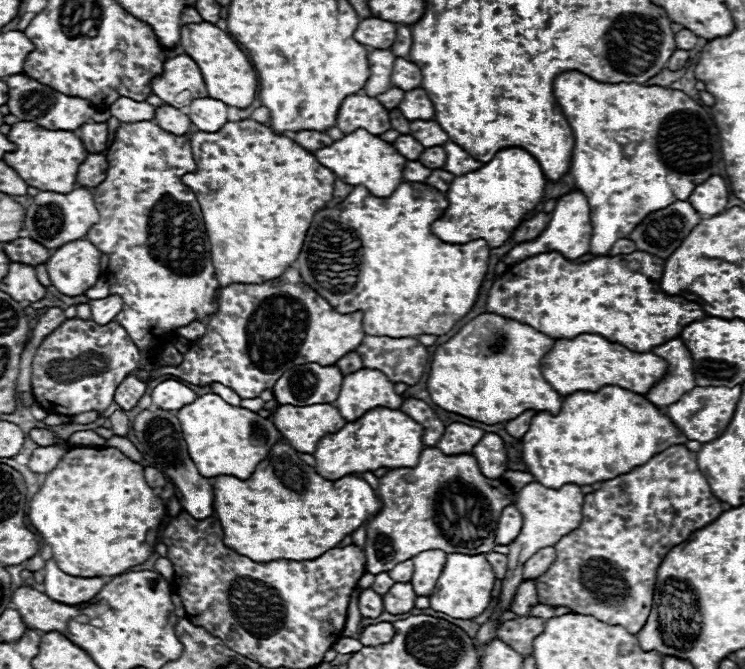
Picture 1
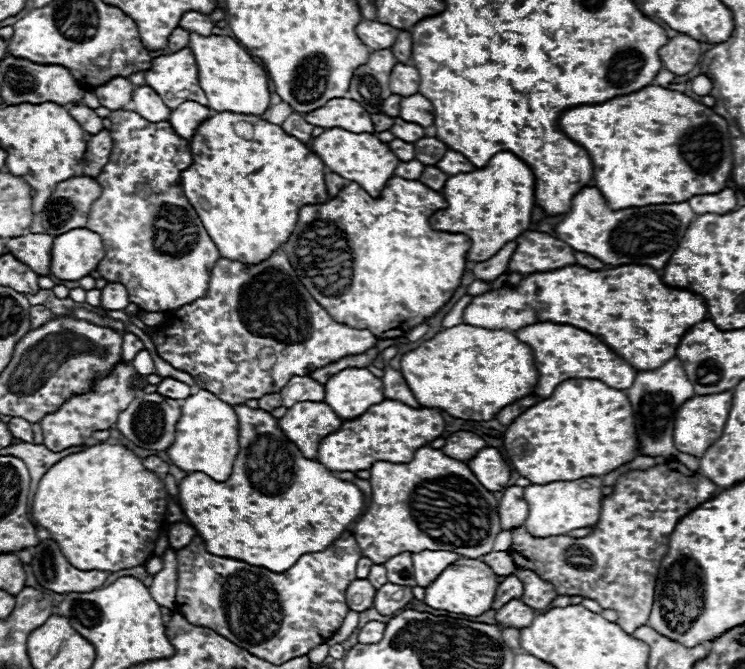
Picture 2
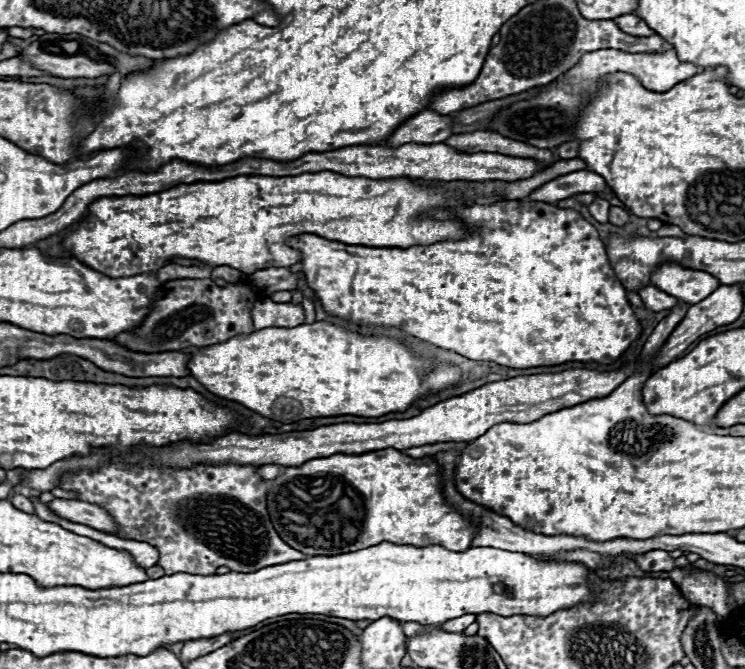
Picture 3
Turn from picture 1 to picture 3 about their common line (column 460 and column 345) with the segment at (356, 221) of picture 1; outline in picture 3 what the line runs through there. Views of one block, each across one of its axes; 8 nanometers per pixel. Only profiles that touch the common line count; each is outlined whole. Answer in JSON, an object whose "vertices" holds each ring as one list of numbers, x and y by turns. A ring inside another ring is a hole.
{"vertices":[[498,200,492,204,474,204,454,210,458,218,462,218,466,224,476,224,480,230,476,234,466,236,460,242,436,242,430,246,412,246,412,248,374,248,374,246,350,246,334,240,326,240,320,236,292,236,288,244,292,248,298,248,302,252,302,264,304,264,304,276,308,280,308,286,316,292,316,298,322,302,324,310,328,314,348,318,362,326,396,326,408,332,410,336,416,336,420,340,426,340,438,348,462,354,470,360,486,360,496,362,498,366,508,366,516,370,524,368,536,368,536,366,558,366,566,362,598,362,598,364,614,364,632,342,640,338,642,326,638,318,634,316,634,310,624,300,624,286,616,280,608,256,604,250,604,244,592,224,588,224,578,212,564,210,554,204,544,202,530,202,530,200]]}

